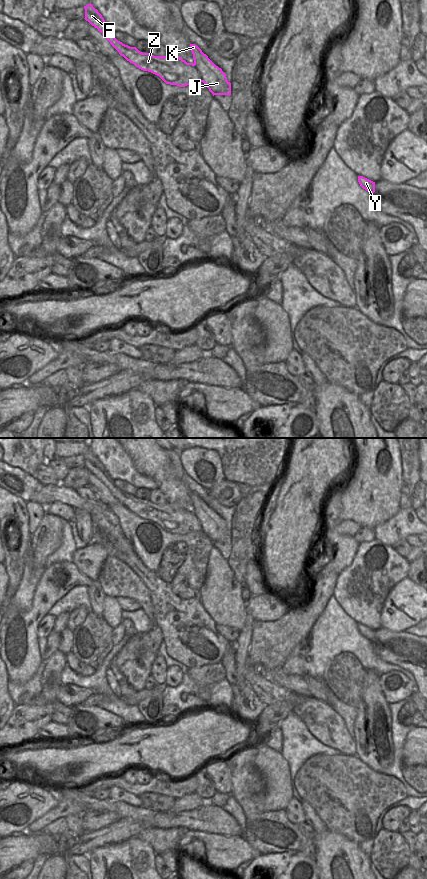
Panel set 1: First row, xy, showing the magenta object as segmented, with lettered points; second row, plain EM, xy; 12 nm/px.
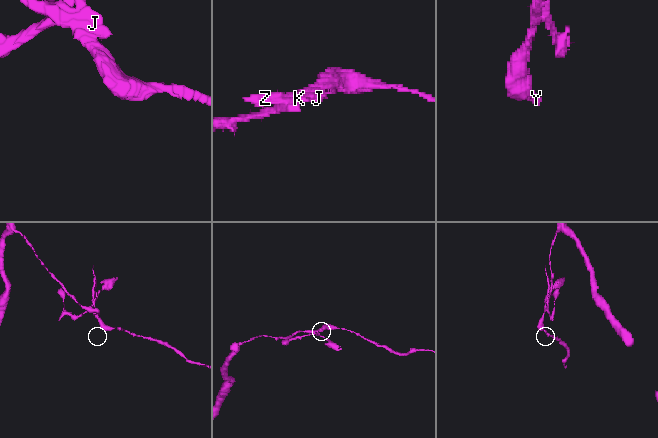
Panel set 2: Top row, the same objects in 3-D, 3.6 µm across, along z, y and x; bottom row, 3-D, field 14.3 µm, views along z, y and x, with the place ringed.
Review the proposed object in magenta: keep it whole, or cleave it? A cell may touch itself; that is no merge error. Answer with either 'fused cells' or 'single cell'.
fused cells

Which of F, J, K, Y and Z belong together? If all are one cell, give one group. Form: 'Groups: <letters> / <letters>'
Groups: F Y Z / J K.

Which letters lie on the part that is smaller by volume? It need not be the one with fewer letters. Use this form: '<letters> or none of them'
J, K.

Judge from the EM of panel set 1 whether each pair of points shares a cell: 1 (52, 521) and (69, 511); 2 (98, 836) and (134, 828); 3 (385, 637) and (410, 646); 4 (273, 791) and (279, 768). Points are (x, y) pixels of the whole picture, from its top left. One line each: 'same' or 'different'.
1: different
2: same
3: same
4: same

